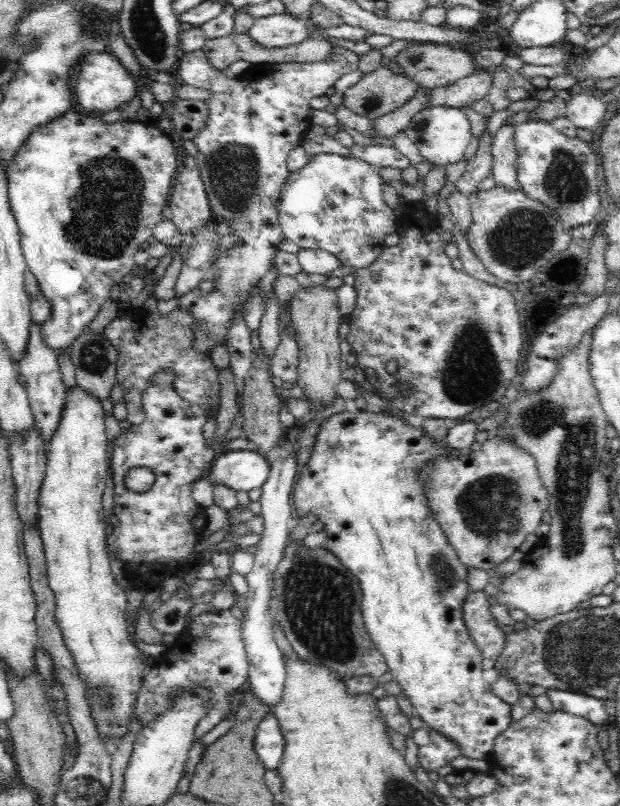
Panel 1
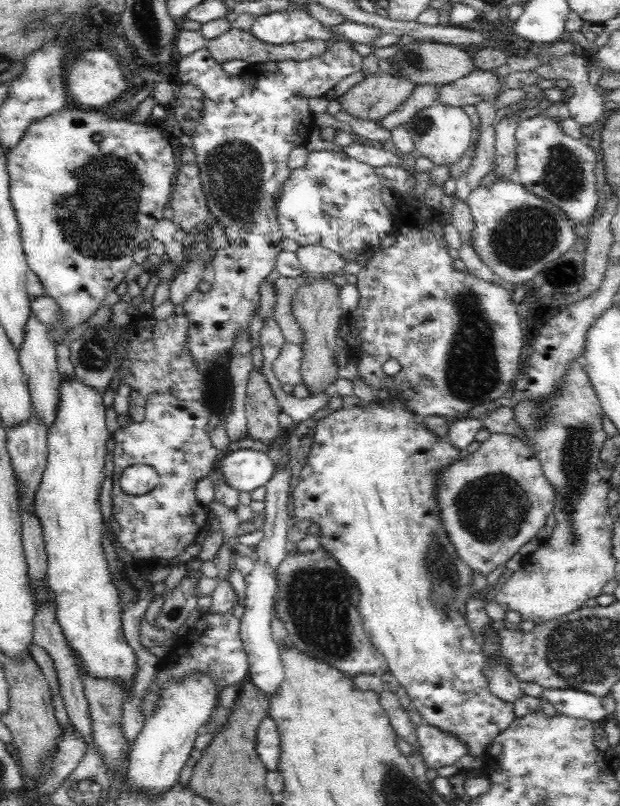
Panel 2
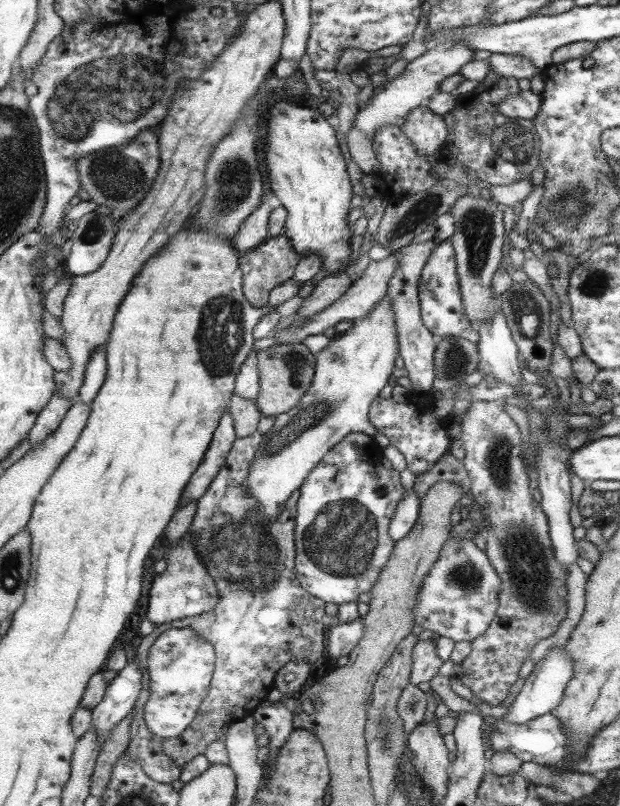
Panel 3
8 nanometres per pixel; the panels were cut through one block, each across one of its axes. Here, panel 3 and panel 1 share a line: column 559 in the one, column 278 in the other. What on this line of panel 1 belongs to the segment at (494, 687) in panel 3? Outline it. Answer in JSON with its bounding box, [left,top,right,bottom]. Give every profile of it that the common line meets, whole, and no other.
[268,538,388,681]

